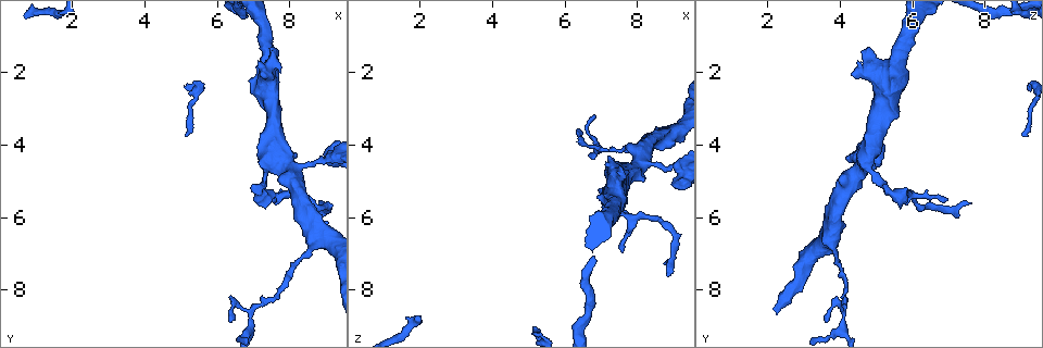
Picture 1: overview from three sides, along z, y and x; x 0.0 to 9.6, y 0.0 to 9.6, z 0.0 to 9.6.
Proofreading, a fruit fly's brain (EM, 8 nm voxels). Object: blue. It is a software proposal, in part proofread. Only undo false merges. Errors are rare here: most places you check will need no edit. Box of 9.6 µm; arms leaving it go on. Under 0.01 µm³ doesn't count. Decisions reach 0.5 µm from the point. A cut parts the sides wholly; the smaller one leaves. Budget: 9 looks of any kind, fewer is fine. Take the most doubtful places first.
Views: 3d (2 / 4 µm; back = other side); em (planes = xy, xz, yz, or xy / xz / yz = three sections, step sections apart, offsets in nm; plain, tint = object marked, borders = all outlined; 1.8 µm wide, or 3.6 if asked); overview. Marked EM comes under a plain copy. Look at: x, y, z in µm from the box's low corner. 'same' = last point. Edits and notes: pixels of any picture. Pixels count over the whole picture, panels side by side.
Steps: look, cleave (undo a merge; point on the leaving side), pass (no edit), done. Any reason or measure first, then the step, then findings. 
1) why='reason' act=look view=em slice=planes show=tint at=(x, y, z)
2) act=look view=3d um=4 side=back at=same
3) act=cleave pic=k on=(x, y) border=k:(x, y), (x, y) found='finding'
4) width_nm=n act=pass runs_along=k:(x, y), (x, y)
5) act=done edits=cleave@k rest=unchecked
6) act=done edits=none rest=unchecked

act=look view=em slice=planes show=tint at=(8.45, 4.65, 4.55)

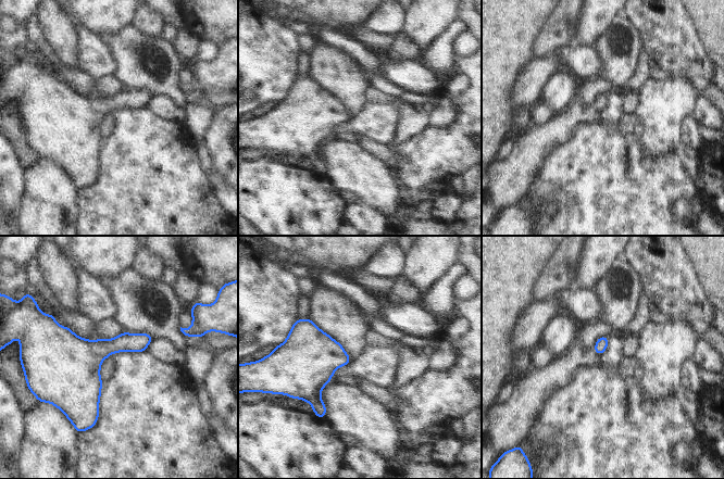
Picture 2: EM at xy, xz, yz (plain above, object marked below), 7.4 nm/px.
act=pass found='one neuron here'

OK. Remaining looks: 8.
why='calibre changes' act=look view=em slice=planes show=tint at=(7.85, 5.45, 6.05)

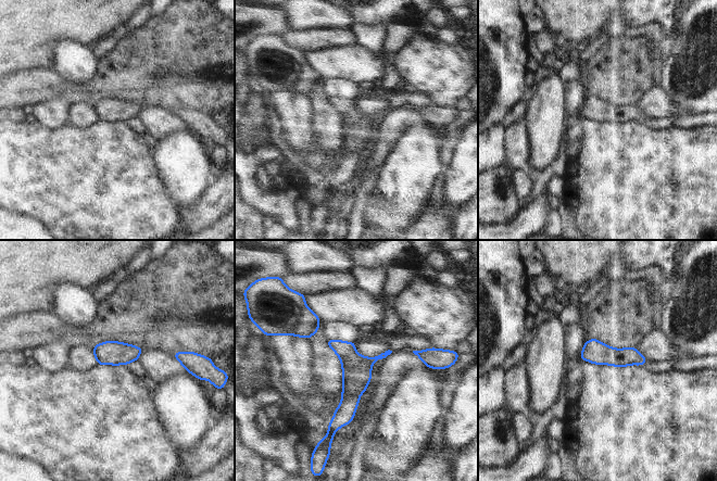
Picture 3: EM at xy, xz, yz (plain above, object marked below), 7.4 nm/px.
act=pass runs_along=3:(384, 355), (355, 377), (334, 422) found='one neuron here'

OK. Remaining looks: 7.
why='branch point' act=look view=em slice=planes show=tint at=(6.90, 8.60, 4.05)

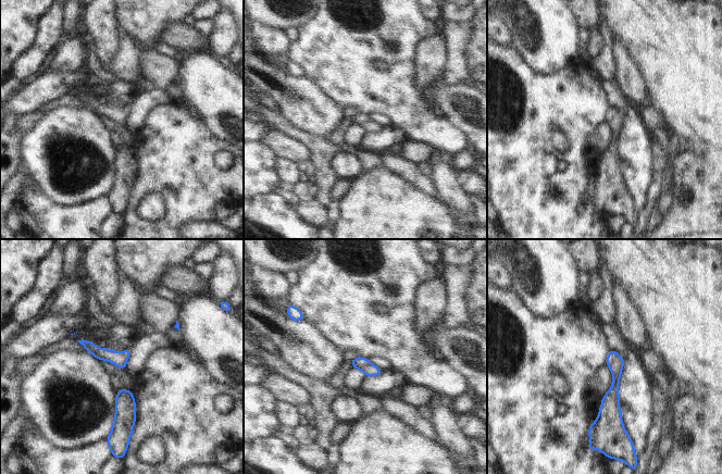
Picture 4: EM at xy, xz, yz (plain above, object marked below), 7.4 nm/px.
act=pass runs_along=4:(613, 353), (615, 383), (604, 426) found='all the same neuron'

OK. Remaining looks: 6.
why='branch point' act=look view=em slice=yz step=8 show=tint at=(8.70, 6.65, 3.80)

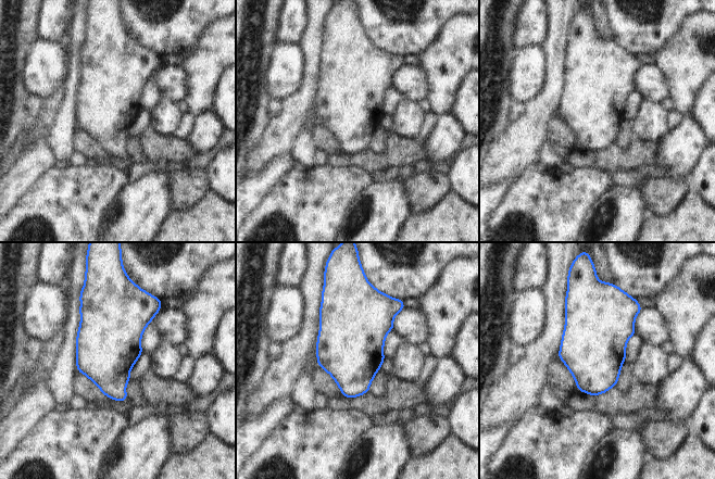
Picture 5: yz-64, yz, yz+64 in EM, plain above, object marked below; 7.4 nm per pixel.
act=look view=em slice=planes show=tint at=same

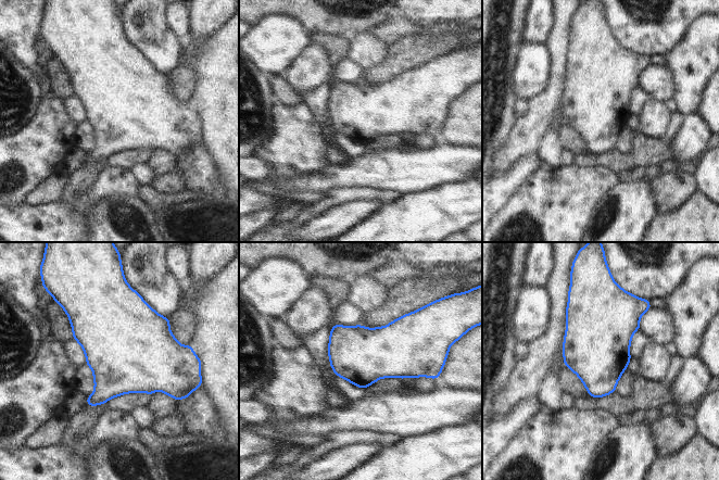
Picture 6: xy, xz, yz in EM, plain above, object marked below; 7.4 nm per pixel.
act=pass found='one neuron here'

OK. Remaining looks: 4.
act=done edits=none rest=unchecked

